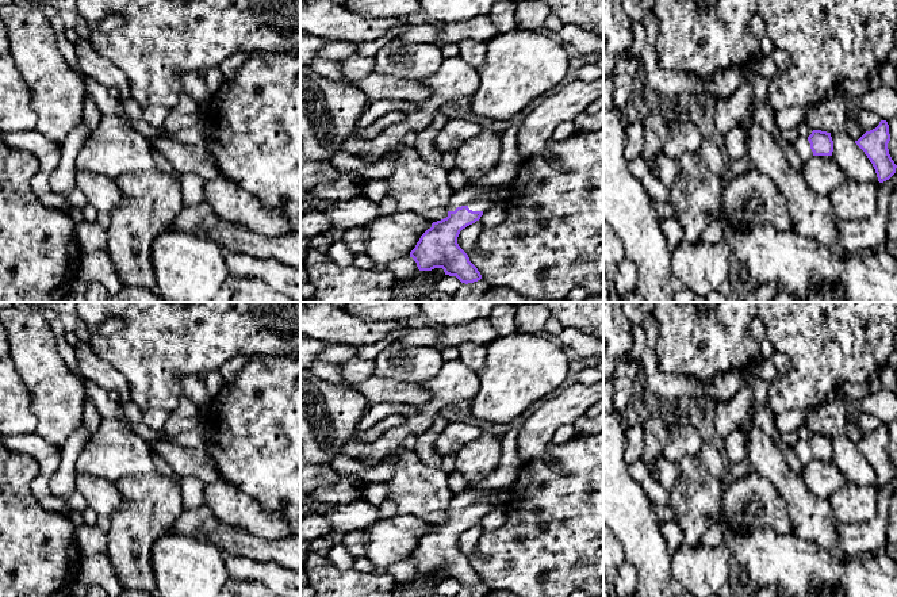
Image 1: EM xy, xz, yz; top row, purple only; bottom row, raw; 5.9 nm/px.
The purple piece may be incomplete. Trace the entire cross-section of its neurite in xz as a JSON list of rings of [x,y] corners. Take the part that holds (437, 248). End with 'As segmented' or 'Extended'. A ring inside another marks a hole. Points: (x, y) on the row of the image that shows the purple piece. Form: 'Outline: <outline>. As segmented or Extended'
Outline: [[[469,185],[452,192],[448,202],[448,217],[433,222],[410,252],[419,271],[442,268],[445,275],[456,276],[461,283],[482,279],[468,255],[459,246],[457,237],[463,229],[480,219],[484,211],[503,204],[509,185],[499,195],[491,195],[492,185]]]. Extended

